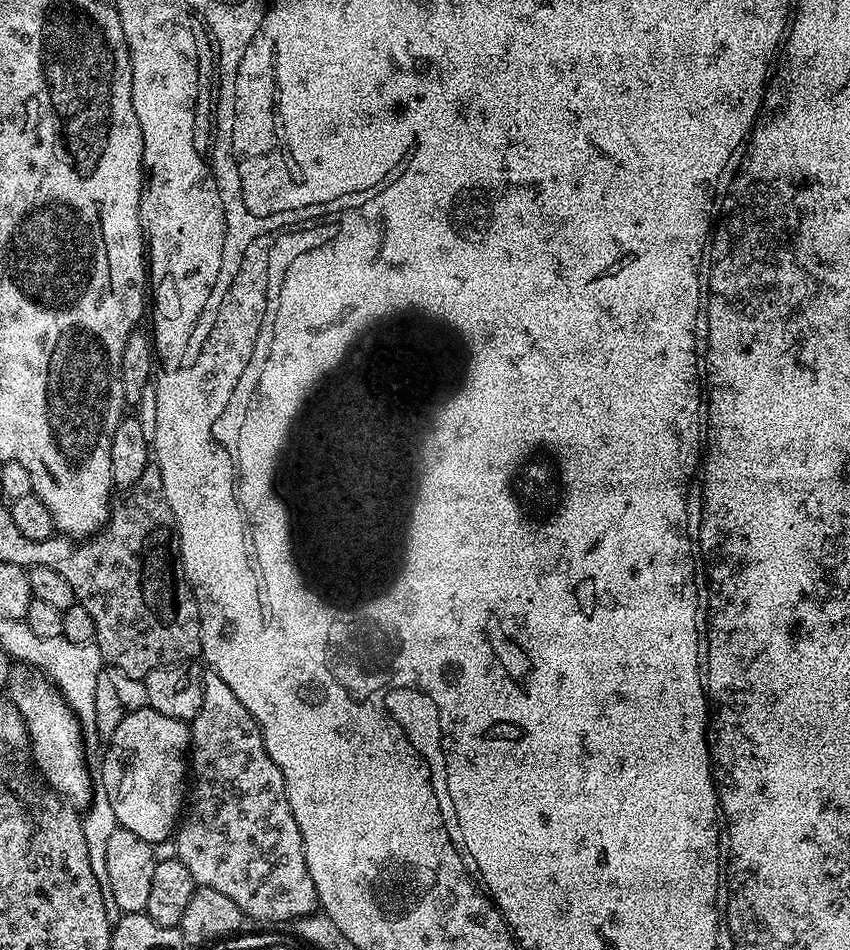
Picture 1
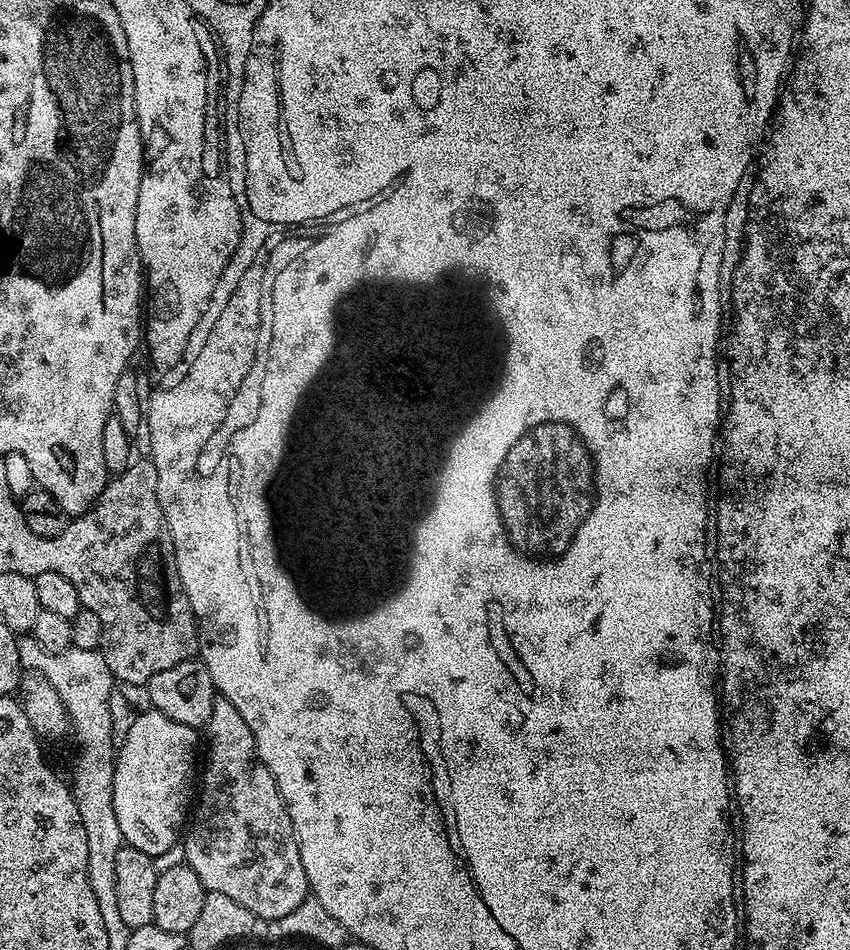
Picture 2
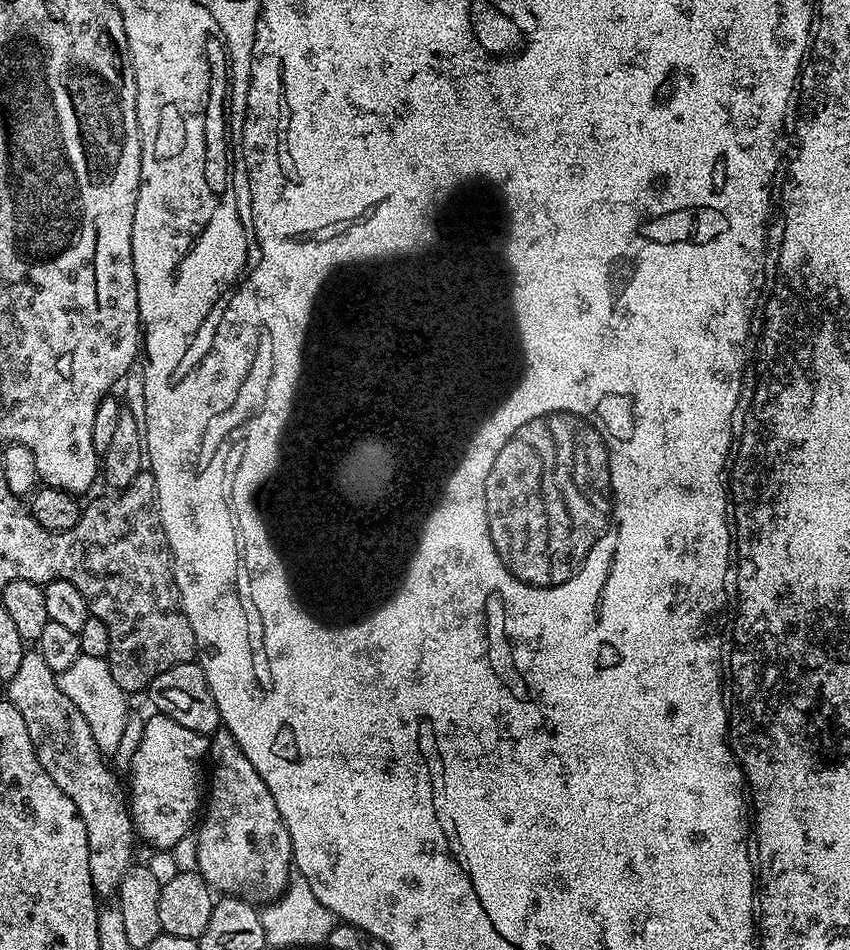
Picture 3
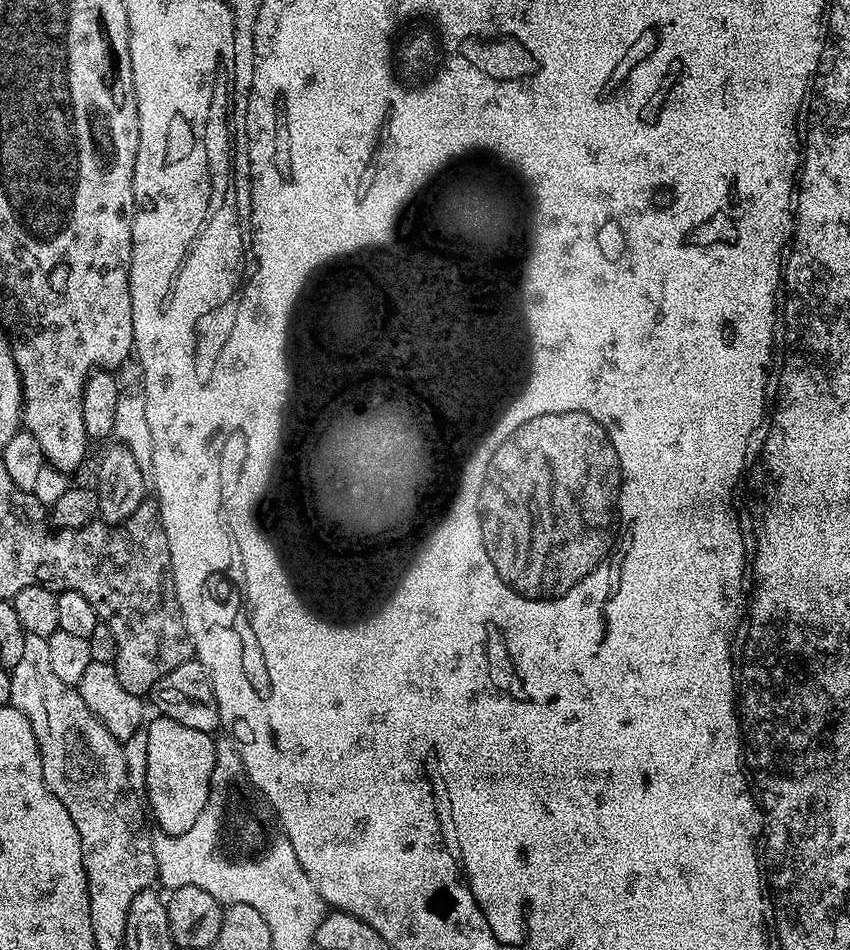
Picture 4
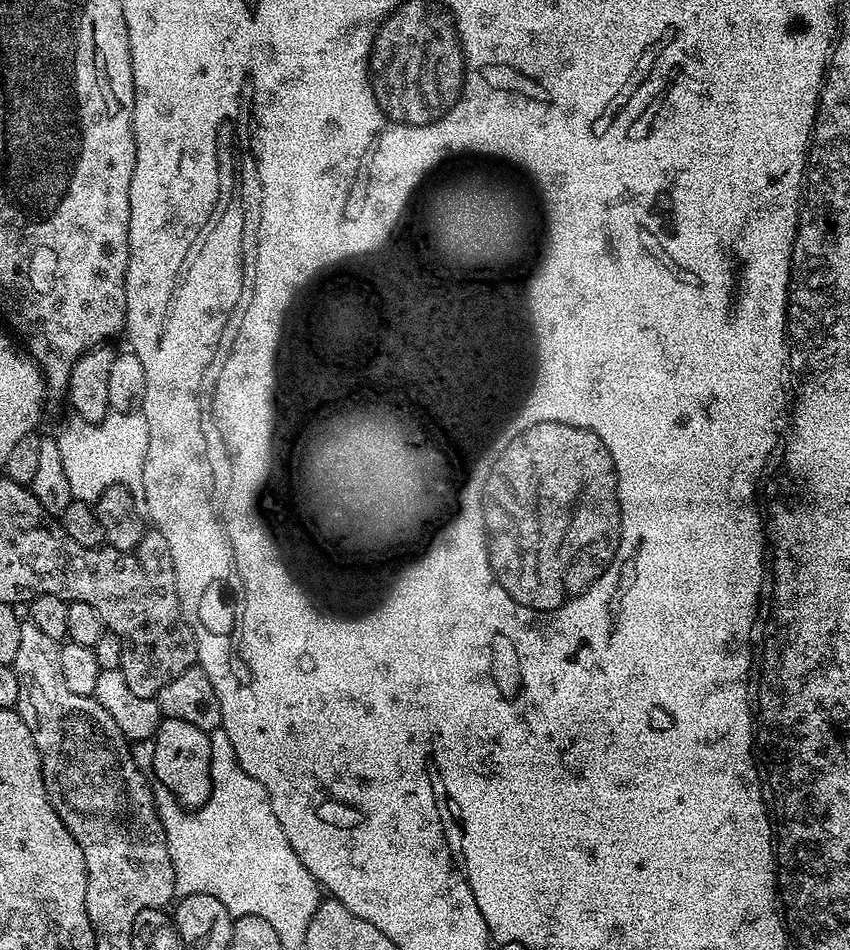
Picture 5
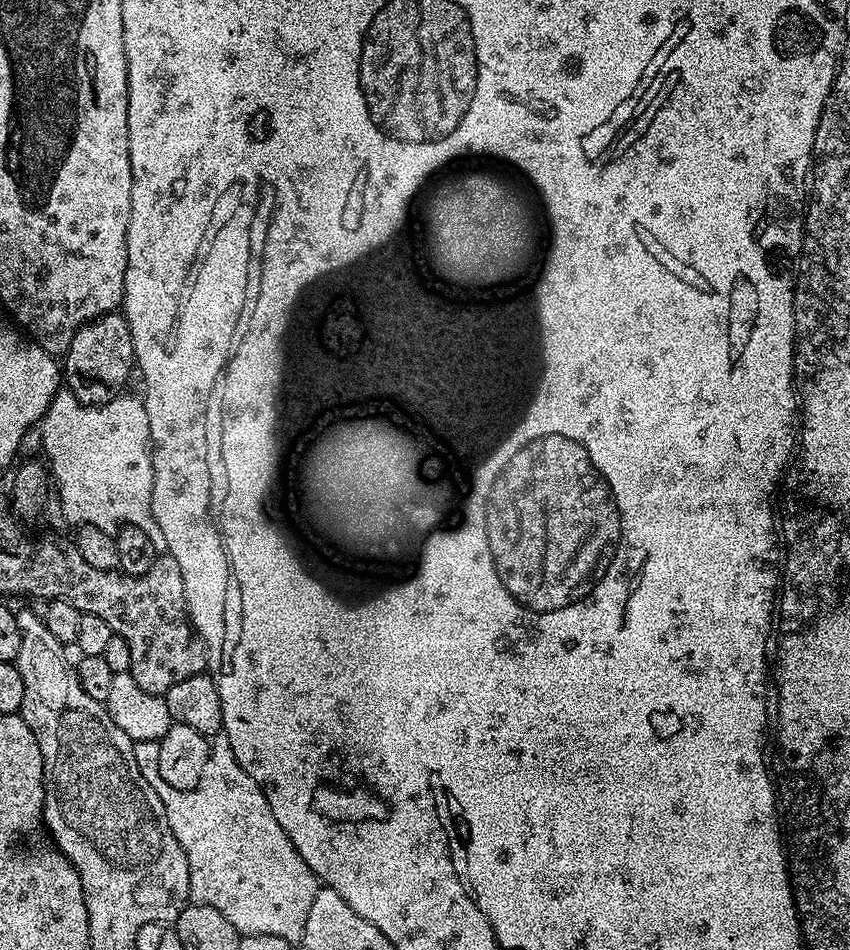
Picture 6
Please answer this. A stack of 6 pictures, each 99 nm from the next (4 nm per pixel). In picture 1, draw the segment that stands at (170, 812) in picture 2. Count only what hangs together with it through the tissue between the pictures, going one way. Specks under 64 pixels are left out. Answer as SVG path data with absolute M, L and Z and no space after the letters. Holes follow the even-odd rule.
M149 707L125 711L104 750L98 784L106 790L106 798L110 798L117 825L130 830L130 834L138 834L142 842L159 846L167 836L169 839L175 833L186 808L186 777L190 772L189 725L178 718L158 714L158 710Z

